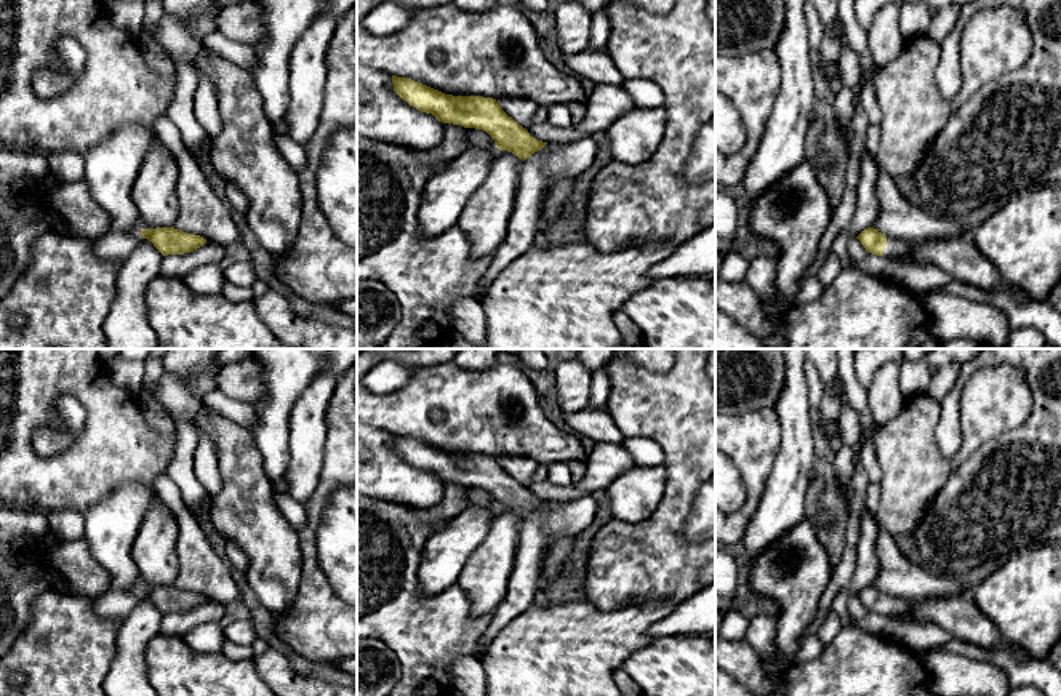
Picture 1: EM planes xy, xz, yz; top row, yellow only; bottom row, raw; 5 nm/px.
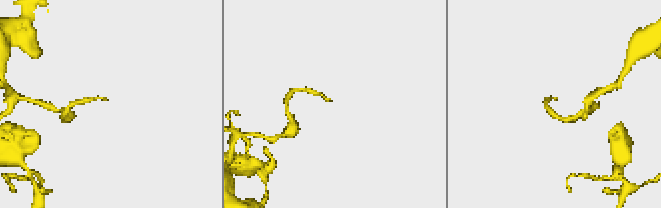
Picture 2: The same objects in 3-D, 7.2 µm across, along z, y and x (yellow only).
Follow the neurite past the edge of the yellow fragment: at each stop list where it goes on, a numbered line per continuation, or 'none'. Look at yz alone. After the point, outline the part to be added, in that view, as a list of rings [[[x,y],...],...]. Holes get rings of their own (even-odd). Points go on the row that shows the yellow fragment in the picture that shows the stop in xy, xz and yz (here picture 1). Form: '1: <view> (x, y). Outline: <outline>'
1: yz (957, 256). Outline: [[[887,237],[883,256],[891,259],[909,259],[919,264],[933,264],[962,283],[984,291],[1003,290],[1018,302],[1031,302],[1031,298],[1024,291],[1000,278],[995,267],[976,250],[971,237],[912,243]]]

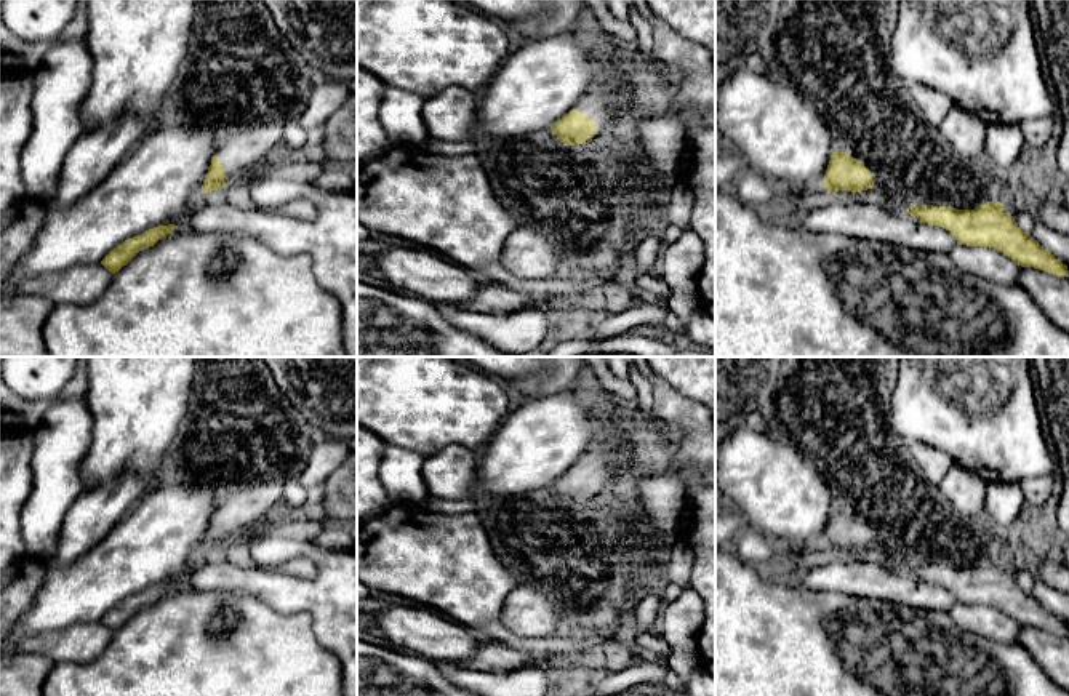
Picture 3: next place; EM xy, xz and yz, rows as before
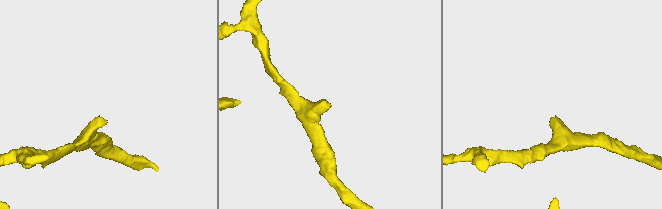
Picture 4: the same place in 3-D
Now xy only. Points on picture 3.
1: xy (244, 149). Outline: [[[262,120],[234,125],[221,133],[216,155],[227,186],[264,168],[285,149],[285,125],[285,120]]]

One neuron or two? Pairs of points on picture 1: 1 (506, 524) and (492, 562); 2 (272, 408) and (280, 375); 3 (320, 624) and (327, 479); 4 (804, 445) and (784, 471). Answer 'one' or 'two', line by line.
1: one
2: one
3: one
4: one

